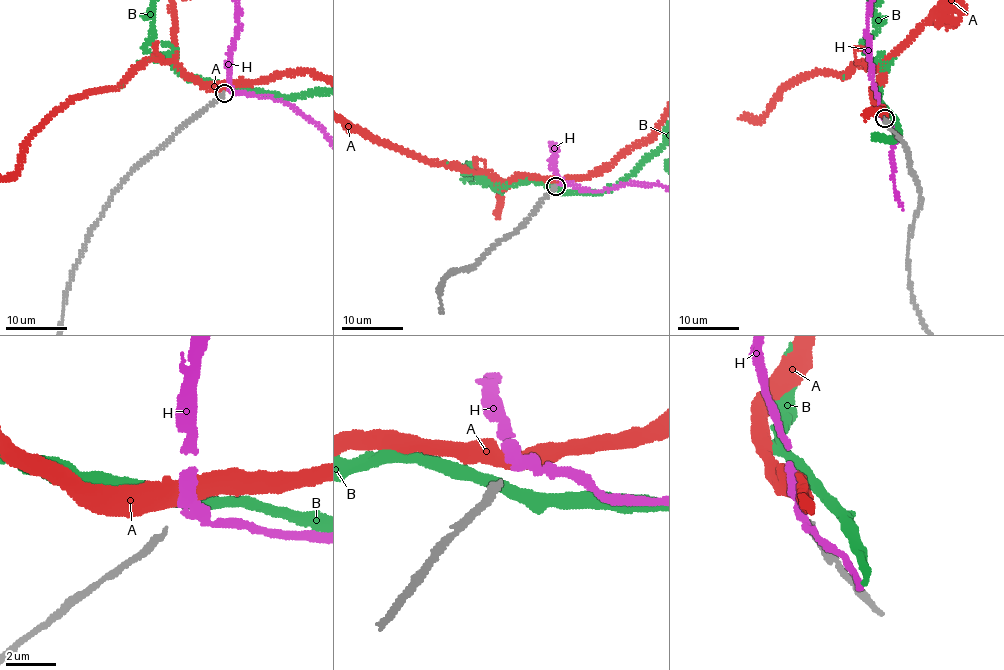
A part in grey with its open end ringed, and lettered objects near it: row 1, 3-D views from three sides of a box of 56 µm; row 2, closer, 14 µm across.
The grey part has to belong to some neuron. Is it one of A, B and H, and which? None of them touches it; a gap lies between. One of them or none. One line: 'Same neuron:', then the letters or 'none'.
Same neuron: H

